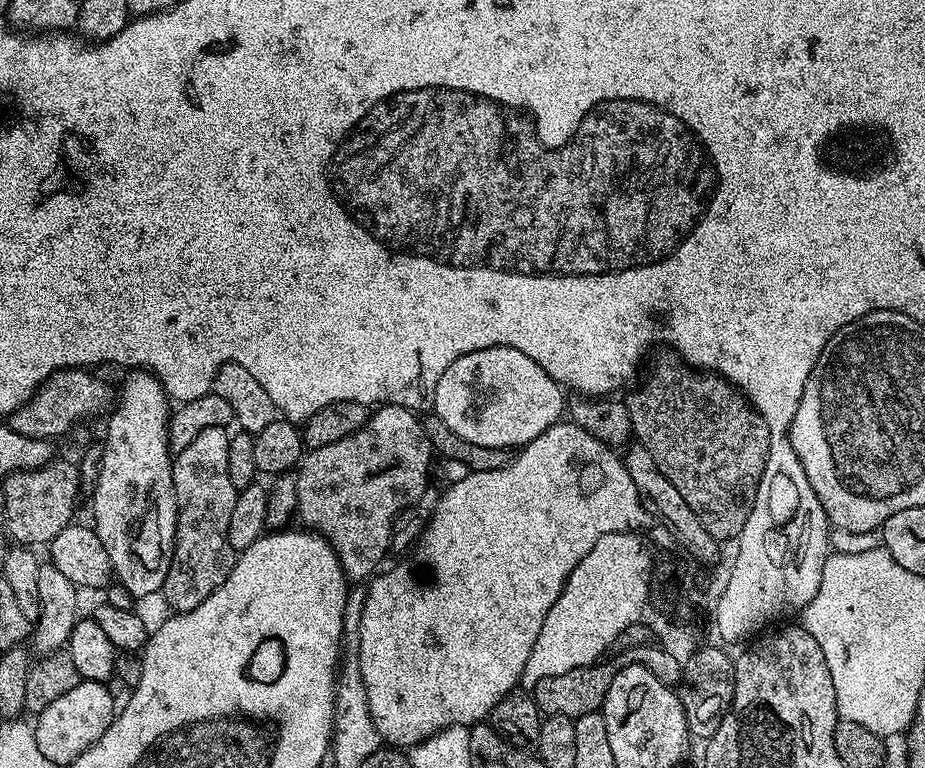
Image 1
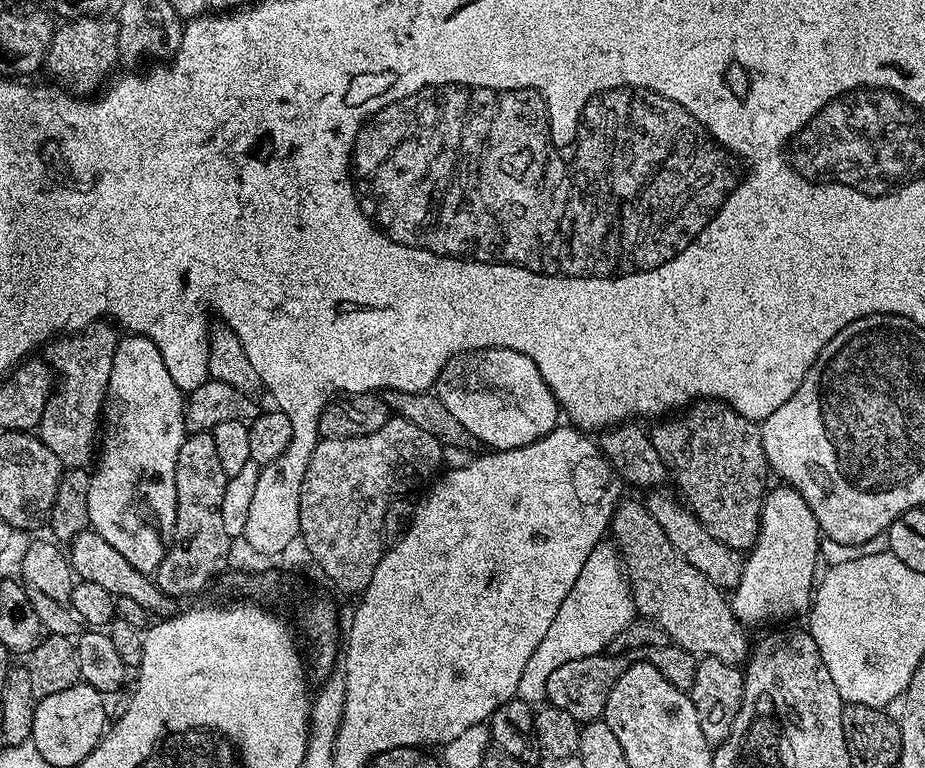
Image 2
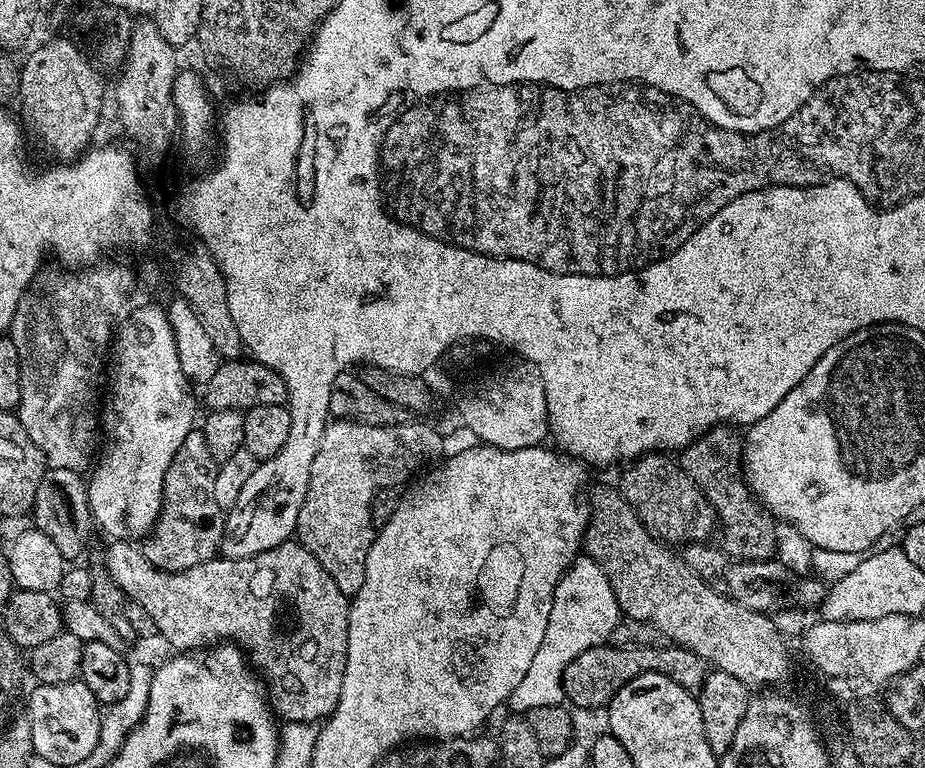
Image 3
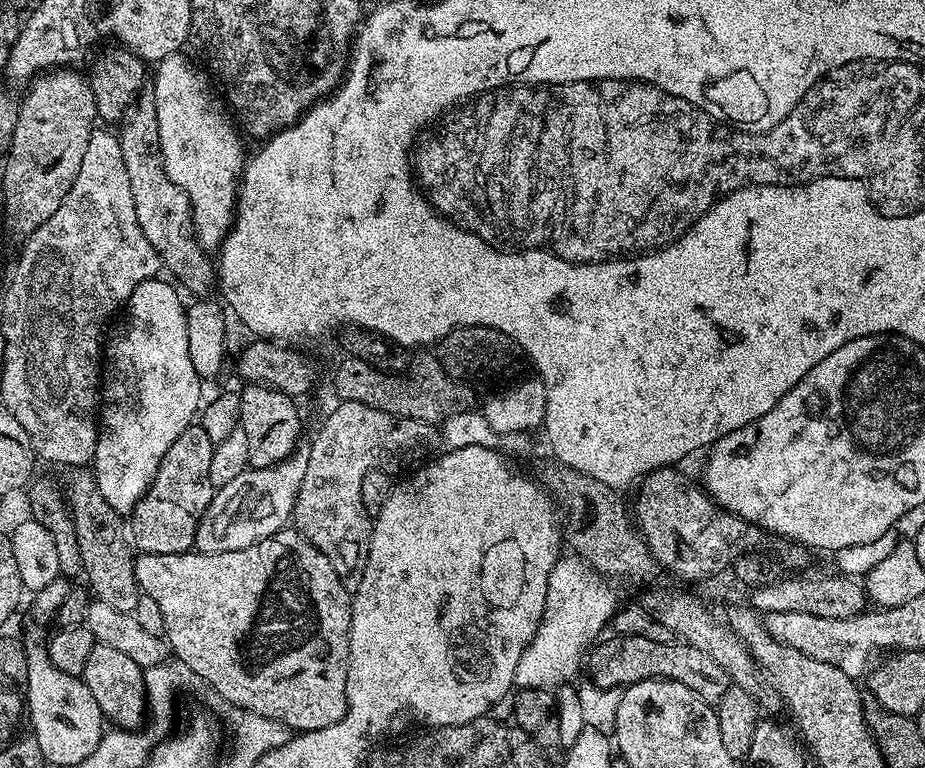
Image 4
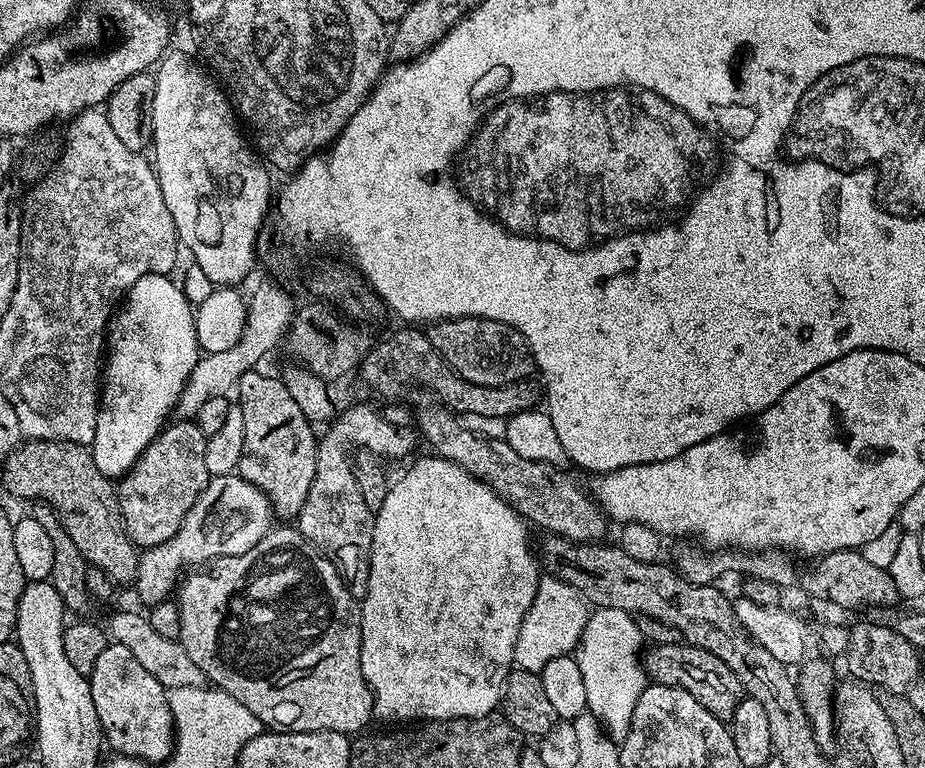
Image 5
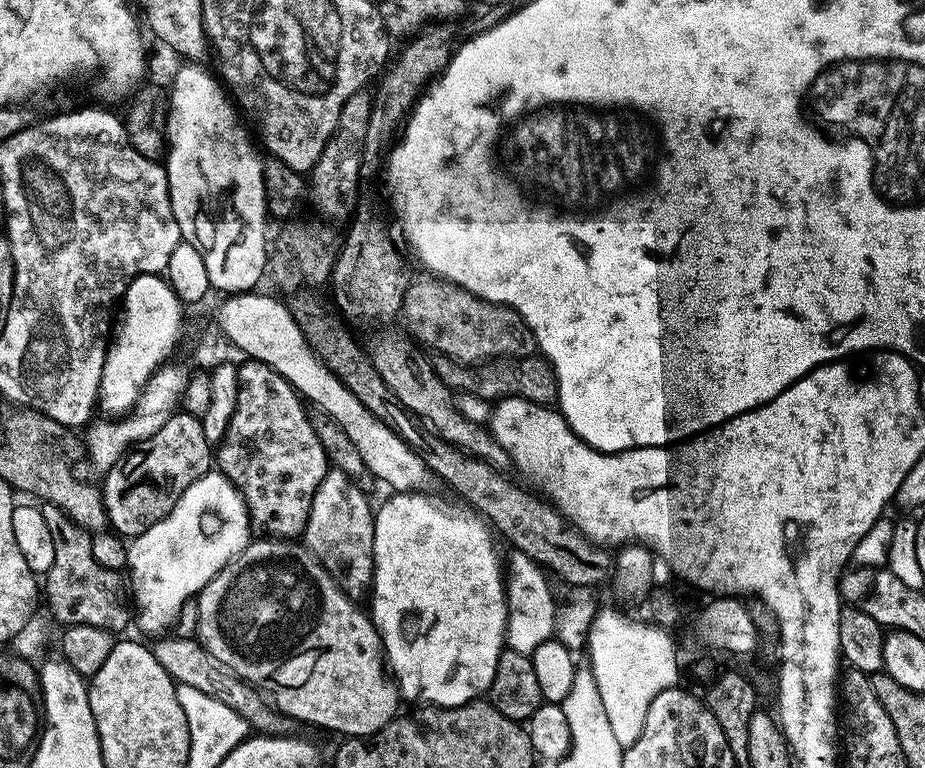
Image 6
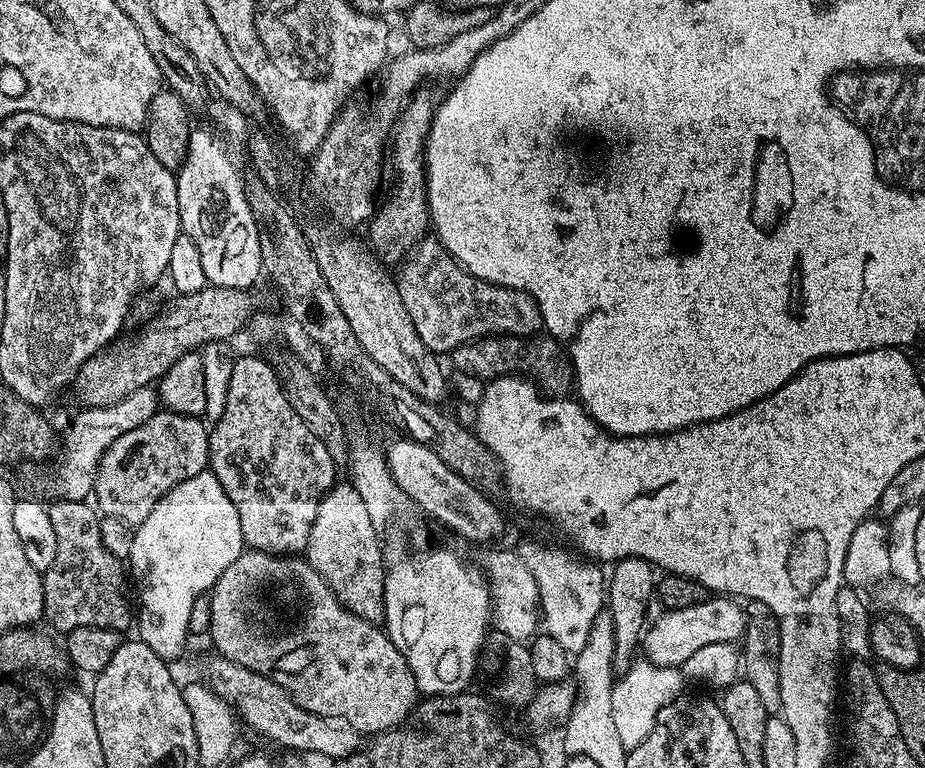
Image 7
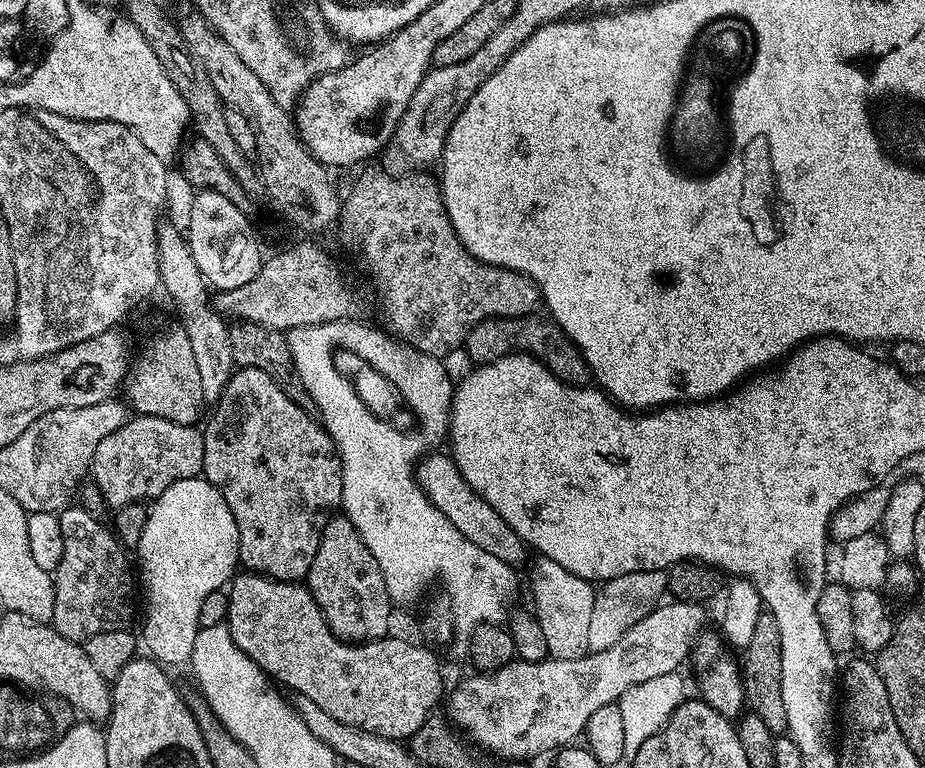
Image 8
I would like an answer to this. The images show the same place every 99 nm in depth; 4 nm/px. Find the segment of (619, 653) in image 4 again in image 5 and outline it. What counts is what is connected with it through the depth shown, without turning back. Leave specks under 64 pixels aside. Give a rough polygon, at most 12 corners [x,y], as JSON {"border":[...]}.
{"border":[[687,642],[643,653],[651,683],[684,688],[731,721],[746,693],[722,658]]}

